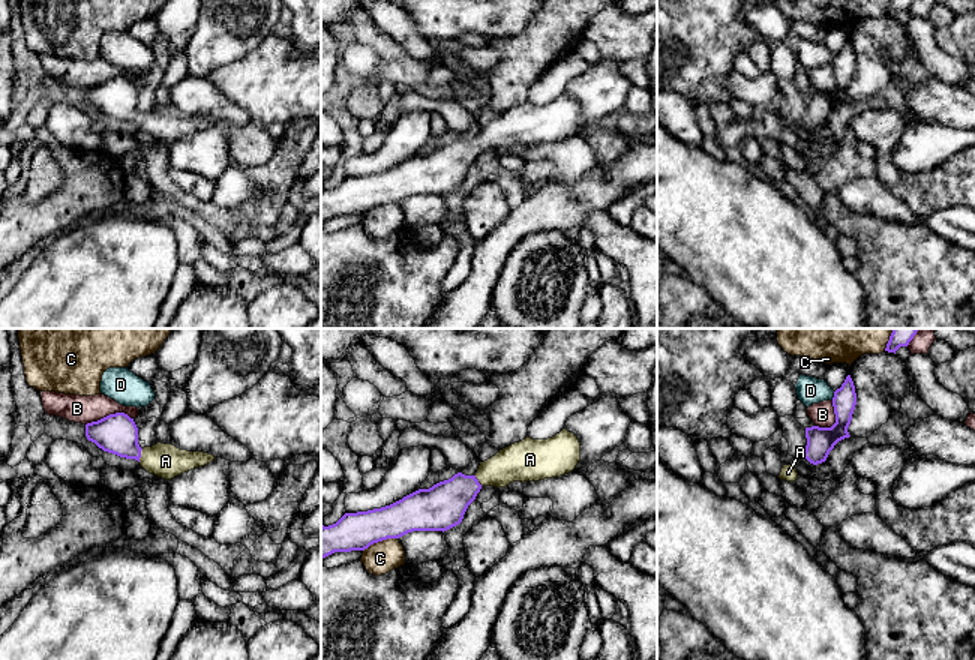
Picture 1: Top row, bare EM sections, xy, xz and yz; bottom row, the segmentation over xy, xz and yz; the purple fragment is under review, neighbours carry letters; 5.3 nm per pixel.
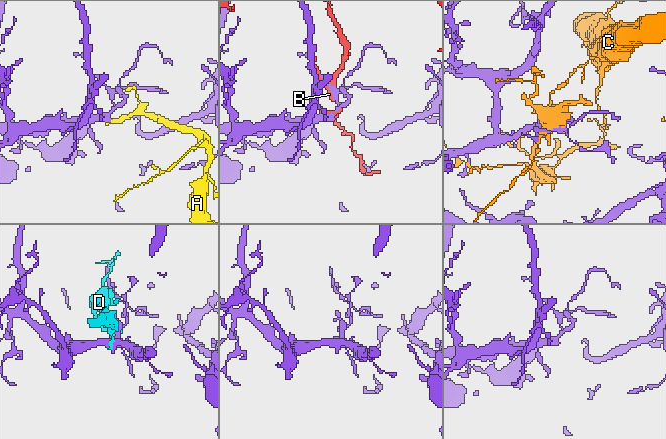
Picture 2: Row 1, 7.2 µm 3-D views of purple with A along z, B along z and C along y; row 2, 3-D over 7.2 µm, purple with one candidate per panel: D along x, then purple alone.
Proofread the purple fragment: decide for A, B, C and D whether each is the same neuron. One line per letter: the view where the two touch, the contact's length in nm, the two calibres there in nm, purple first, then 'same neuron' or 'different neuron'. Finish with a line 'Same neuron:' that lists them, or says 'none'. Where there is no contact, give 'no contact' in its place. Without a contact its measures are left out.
A: contact in xy; length 80 nm; calibres 220 and 180 nm; same neuron
B: contact in xy; length 260 nm; calibres 220 and 150 nm; different neuron
C: contact in xz; length 200 nm; calibres 200 and 170 nm; different neuron
D: contact in yz; length 50 nm; calibres 140 and 150 nm; different neuron
Same neuron: A

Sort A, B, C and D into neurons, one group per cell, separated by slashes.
A / B / C / D

